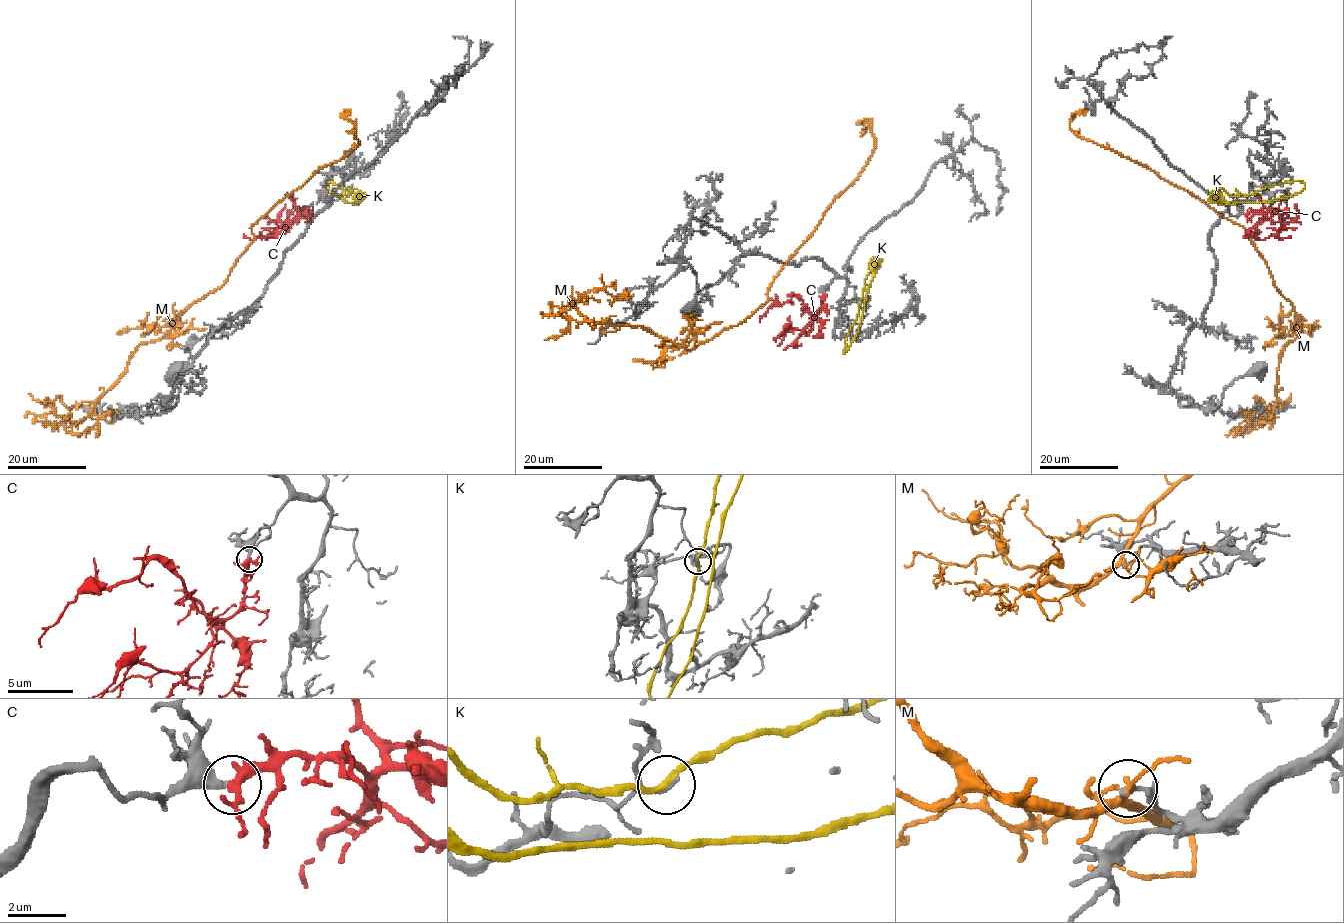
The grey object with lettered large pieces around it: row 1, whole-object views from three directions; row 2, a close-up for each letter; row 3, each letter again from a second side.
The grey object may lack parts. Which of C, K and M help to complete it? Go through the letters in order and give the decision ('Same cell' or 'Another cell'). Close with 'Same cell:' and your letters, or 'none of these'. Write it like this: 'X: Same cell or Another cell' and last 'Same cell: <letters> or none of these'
C: Same cell
K: Another cell
M: Another cell
Same cell: C

